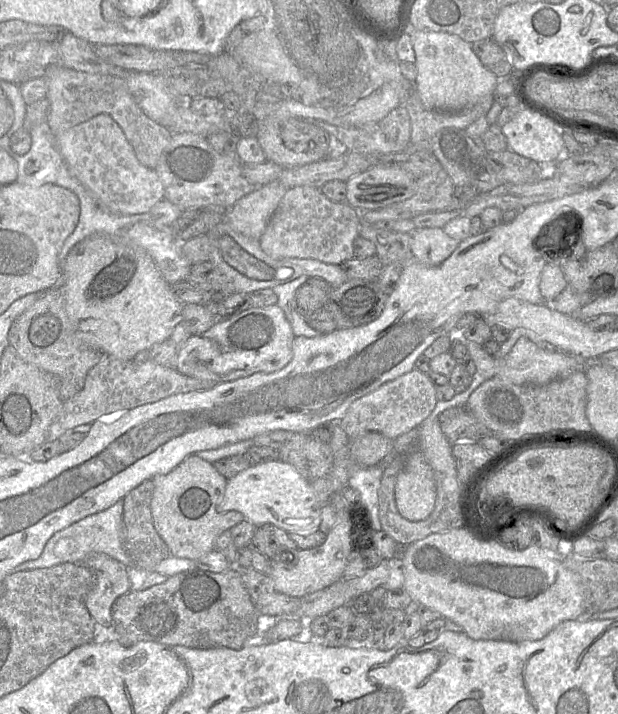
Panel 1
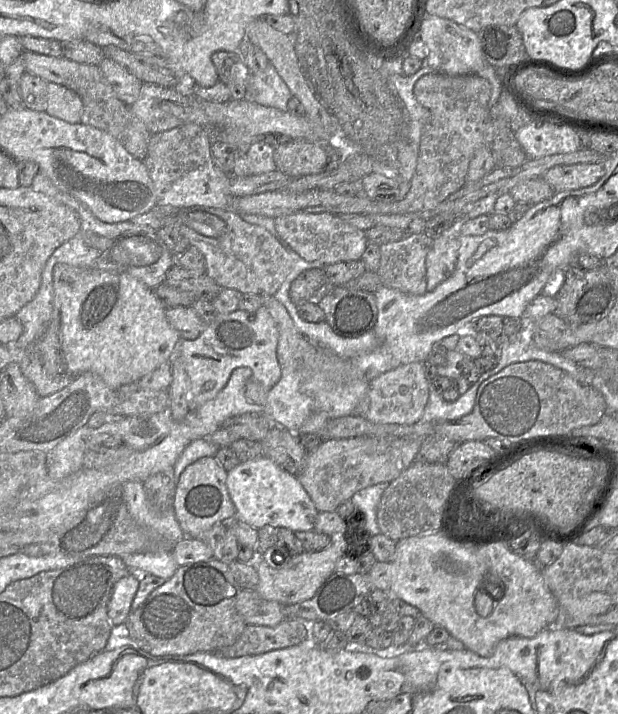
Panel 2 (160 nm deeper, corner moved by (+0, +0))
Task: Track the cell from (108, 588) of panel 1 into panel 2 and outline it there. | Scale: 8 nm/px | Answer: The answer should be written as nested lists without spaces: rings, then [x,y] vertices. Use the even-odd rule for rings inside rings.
[[[131,572],[115,583],[107,608],[108,618],[112,625],[125,622],[131,611],[131,604],[138,586],[139,581],[131,575]]]

